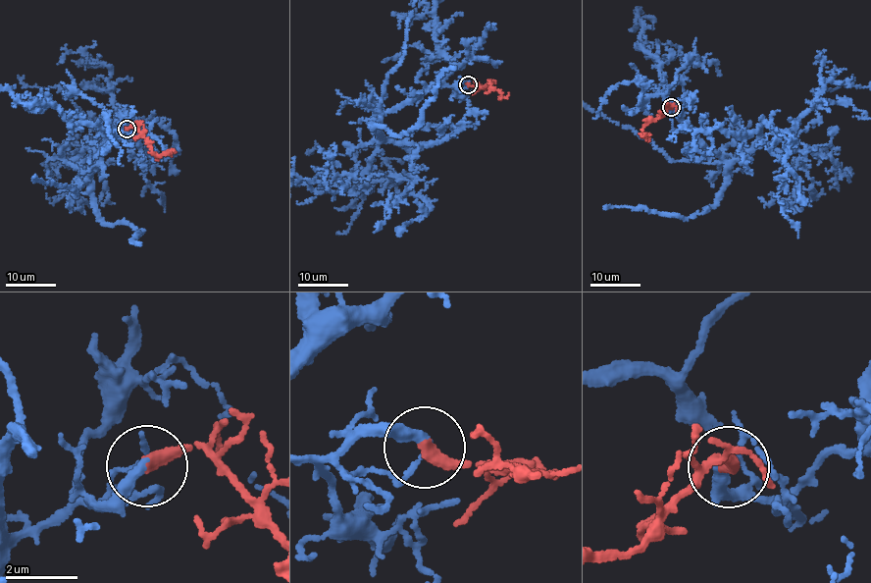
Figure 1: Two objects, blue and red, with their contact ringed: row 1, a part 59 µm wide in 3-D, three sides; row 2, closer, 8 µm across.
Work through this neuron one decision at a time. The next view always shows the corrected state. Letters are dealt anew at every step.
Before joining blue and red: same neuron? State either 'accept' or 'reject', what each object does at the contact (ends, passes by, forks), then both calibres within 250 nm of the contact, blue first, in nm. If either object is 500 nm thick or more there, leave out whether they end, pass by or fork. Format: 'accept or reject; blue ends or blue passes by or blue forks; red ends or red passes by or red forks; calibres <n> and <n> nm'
accept; blue ends; red ends; calibres 320 and 380 nm

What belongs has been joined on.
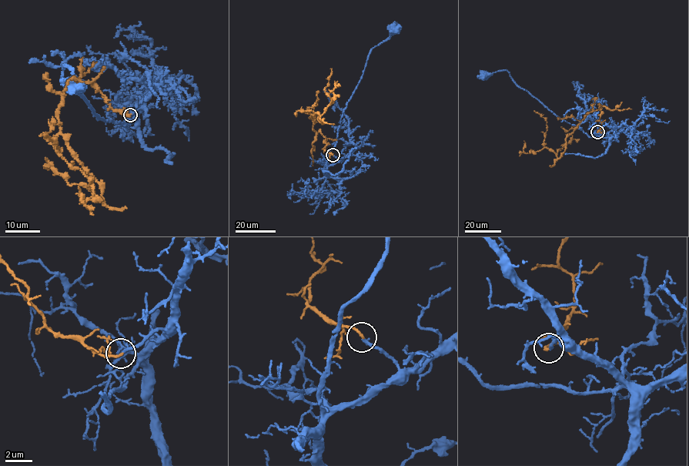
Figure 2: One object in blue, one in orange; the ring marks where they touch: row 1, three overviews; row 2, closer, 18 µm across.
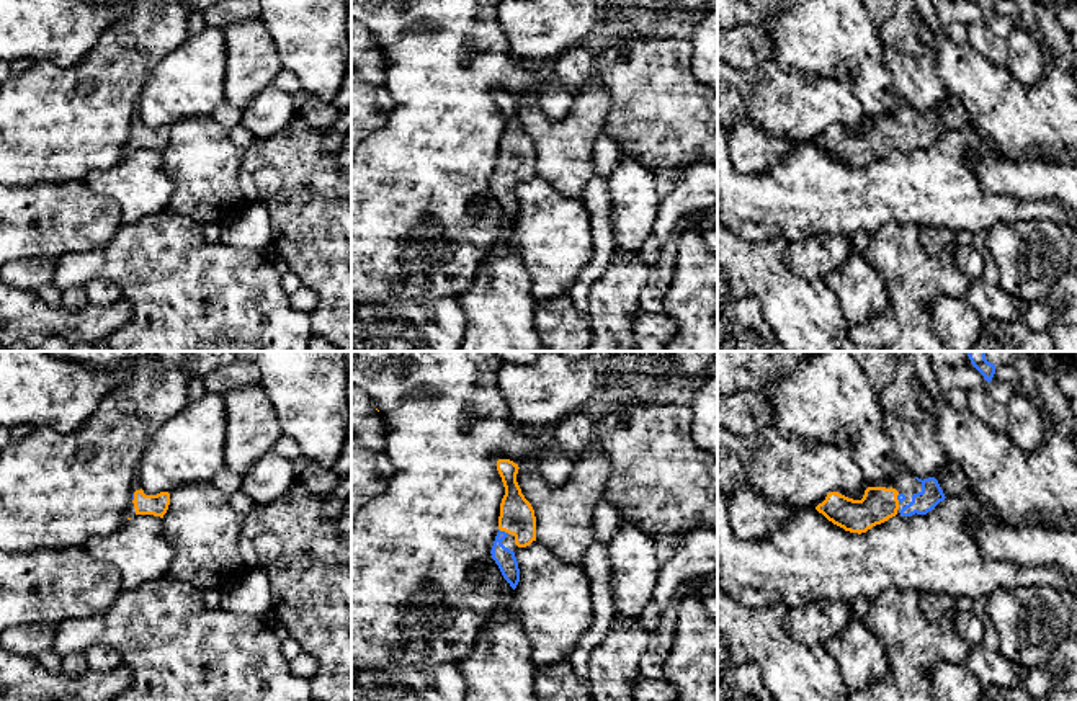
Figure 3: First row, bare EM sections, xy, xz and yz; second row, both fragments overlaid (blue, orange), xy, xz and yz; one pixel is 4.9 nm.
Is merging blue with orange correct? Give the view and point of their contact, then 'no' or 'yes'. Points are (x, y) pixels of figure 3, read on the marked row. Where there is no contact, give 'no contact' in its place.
xz (504, 531) | yes

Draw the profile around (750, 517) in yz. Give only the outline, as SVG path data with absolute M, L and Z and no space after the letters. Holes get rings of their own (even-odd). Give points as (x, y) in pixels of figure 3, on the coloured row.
M744 485L729 498L729 525L740 541L757 541L781 526L791 510L766 502L757 490Z

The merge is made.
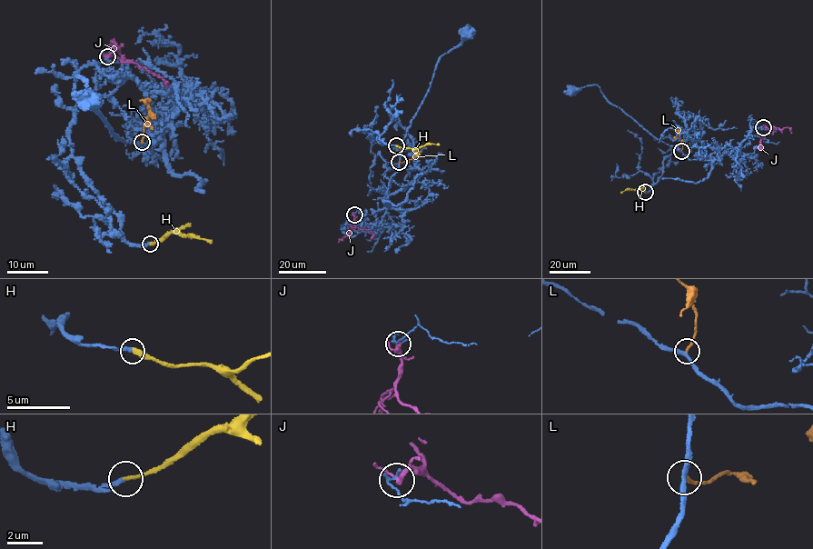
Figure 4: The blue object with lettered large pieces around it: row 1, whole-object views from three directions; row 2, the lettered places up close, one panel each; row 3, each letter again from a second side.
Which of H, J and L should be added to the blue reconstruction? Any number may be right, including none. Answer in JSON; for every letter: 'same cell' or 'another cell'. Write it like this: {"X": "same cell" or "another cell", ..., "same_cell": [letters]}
{"H": "same cell", "J": "another cell", "L": "another cell", "same_cell": ["H"]}

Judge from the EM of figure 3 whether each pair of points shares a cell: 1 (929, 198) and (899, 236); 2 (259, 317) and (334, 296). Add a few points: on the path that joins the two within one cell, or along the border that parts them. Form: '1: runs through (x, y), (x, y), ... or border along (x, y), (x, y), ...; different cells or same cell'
1: border along (919, 224), (884, 223), (871, 234); different cells
2: border along (308, 314), (312, 334); different cells

